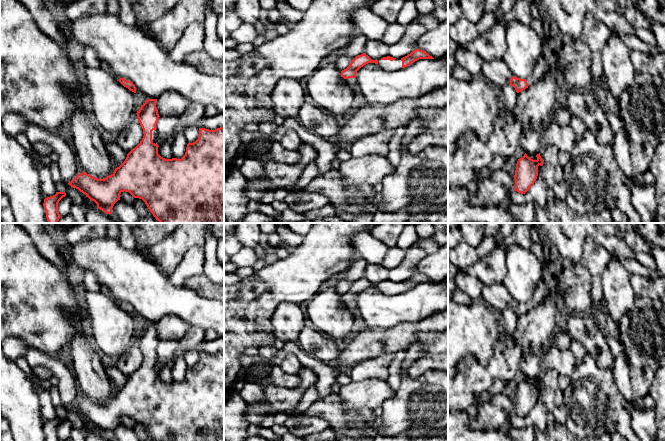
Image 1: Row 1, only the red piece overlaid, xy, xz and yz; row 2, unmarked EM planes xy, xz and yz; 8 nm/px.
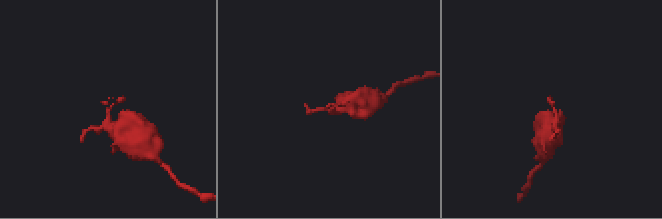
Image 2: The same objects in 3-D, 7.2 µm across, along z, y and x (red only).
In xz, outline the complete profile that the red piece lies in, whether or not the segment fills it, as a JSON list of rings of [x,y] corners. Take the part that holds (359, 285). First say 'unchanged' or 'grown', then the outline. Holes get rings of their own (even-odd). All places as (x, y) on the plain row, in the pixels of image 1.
grown | [[[416,273],[403,282],[393,282],[390,280],[383,281],[378,284],[372,284],[365,277],[356,280],[350,287],[350,289],[341,295],[341,301],[343,301],[348,309],[354,314],[359,316],[359,310],[356,305],[357,295],[368,287],[375,287],[378,291],[384,295],[396,295],[401,292],[405,292],[419,283],[434,283],[428,277],[423,274]]]

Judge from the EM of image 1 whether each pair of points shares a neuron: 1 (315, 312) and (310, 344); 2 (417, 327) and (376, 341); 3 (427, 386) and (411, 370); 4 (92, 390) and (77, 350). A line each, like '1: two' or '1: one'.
1: two
2: one
3: two
4: one

